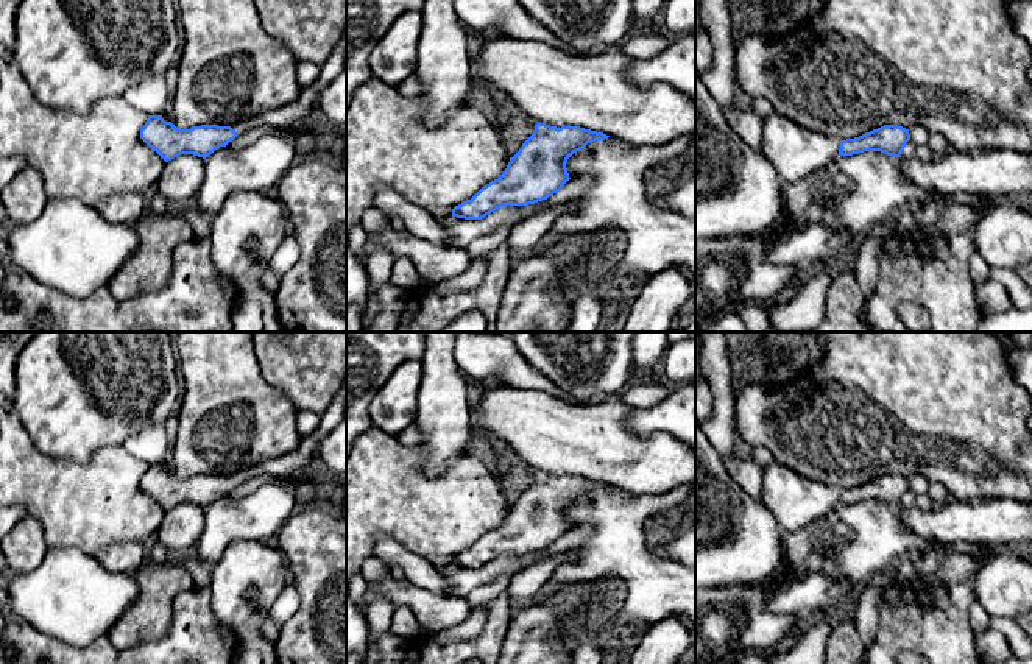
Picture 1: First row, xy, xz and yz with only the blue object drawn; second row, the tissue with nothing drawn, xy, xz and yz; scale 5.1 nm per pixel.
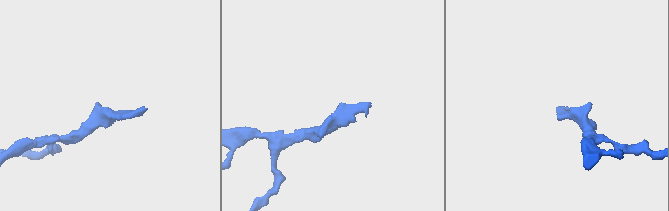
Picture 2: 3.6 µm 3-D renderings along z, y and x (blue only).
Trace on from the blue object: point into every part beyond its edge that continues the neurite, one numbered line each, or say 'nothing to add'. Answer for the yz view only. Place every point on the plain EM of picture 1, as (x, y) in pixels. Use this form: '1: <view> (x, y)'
nothing to add

